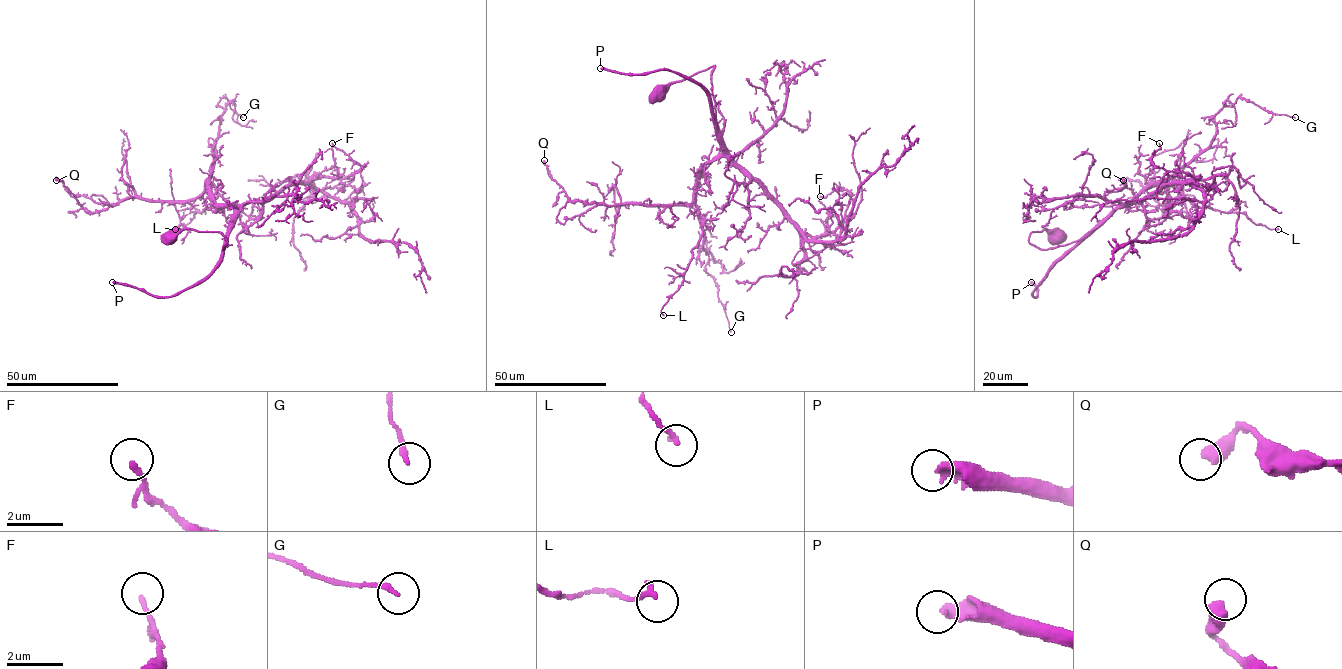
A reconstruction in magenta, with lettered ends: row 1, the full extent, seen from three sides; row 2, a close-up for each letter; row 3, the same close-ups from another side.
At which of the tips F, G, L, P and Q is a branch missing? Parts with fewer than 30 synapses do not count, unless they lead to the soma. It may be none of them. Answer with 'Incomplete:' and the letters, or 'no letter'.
Incomplete: P

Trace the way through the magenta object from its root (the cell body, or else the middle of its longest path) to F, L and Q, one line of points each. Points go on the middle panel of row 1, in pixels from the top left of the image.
F: (659, 93), (714, 66), (715, 133), (730, 156), (812, 236), (841, 223), (851, 194), (838, 187), (820, 196)
L: (659, 93), (714, 66), (722, 152), (700, 173), (695, 205), (705, 221), (702, 235), (663, 315)
Q: (659, 93), (714, 66), (715, 134), (722, 152), (701, 172), (690, 204), (571, 201), (544, 160)

